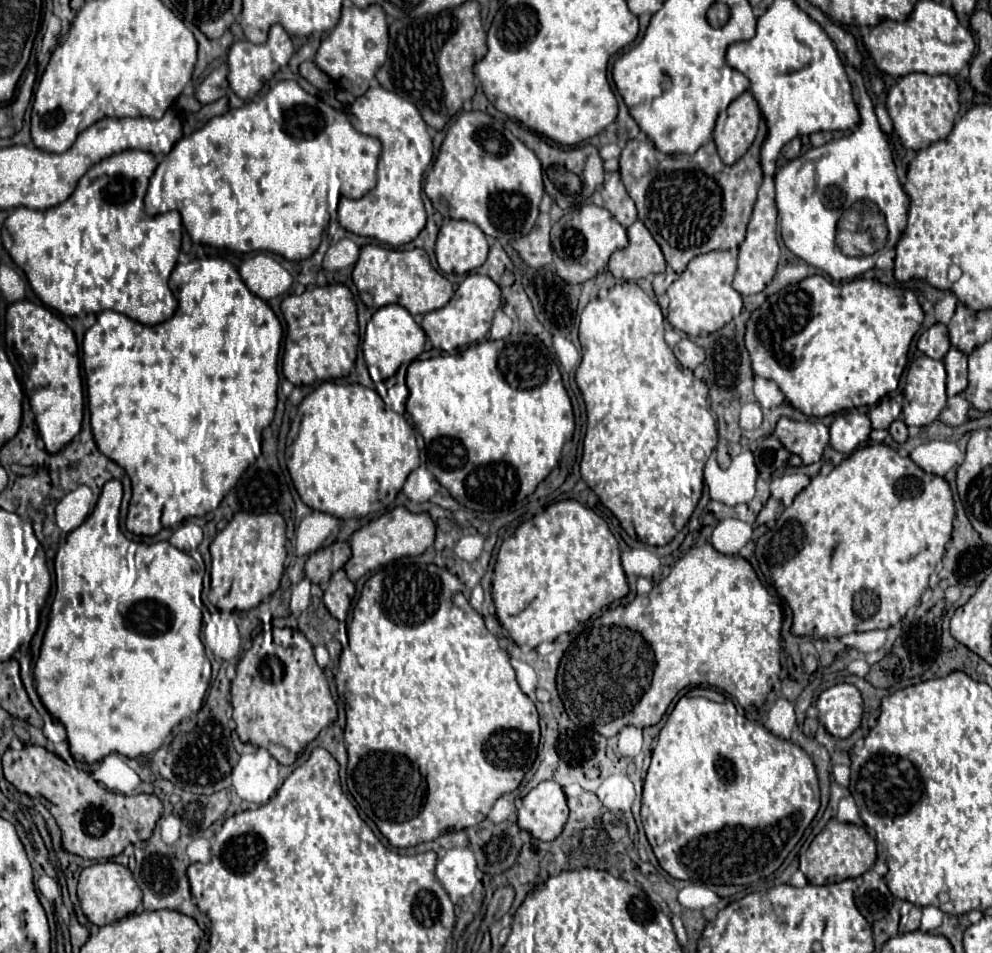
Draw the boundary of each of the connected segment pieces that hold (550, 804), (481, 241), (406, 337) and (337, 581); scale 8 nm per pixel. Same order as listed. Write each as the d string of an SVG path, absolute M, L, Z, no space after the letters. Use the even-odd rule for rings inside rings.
M542 781L518 809L518 825L540 841L554 841L568 819L564 789L556 781Z
M450 219L436 241L436 261L444 273L470 273L488 257L488 241L482 229L470 221Z
M386 305L374 313L366 326L362 351L367 368L378 369L382 379L392 377L400 365L412 363L424 351L426 335L402 305Z
M344 569L336 571L324 591L324 603L332 613L332 617L336 617L338 621L344 621L350 611L352 597L354 597L354 583L346 577Z

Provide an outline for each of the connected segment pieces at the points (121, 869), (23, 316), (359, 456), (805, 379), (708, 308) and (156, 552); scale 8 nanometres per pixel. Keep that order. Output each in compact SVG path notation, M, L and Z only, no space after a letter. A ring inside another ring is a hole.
M106 861L106 863L90 865L80 873L78 899L80 899L82 911L88 917L88 921L102 927L102 925L108 925L112 921L118 921L118 919L134 913L138 909L138 905L142 903L142 891L138 887L138 883L134 881L128 867Z
M16 301L6 311L5 342L17 349L24 376L34 385L30 391L30 405L46 449L54 453L70 443L82 426L84 393L79 346L74 333L48 307L34 305L30 301Z
M324 381L298 405L286 439L286 467L300 499L314 511L330 513L338 519L364 517L394 503L410 471L418 467L418 447L407 419L390 411L374 389L362 385L342 385Z
M812 275L766 297L762 307L758 307L748 321L746 349L750 349L754 373L776 381L790 405L804 415L826 417L852 407L874 405L886 393L894 391L908 363L912 337L922 321L924 311L914 289L882 285L874 279L832 283L822 275Z
M710 251L694 257L686 271L670 285L668 297L668 323L690 337L710 335L730 323L742 311L742 295L732 289L732 277L736 273L736 255L732 251Z
M108 481L98 497L98 503L90 517L74 529L74 533L67 536L55 557L55 584L56 593L50 609L50 623L44 633L40 657L34 667L34 679L36 679L36 691L44 703L44 707L50 711L52 717L56 717L68 733L68 745L70 753L78 763L96 763L108 753L120 753L124 757L138 757L152 753L162 747L164 739L170 735L170 731L180 725L184 719L194 717L204 703L204 695L210 685L210 661L204 653L204 645L200 641L200 630L202 627L203 603L202 593L202 574L197 562L184 551L172 547L168 541L160 543L134 543L128 541L122 531L118 529L118 509L122 501L122 483L120 481Z

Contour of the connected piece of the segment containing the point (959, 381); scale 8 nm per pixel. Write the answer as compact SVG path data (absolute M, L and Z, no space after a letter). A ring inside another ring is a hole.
M952 347L944 357L944 367L946 367L946 375L948 375L948 379L946 379L948 397L962 393L968 385L968 355L962 353L960 349Z

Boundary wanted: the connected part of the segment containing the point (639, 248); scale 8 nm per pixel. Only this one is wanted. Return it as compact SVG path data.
M642 221L628 227L628 241L628 247L612 253L608 261L608 271L616 279L638 281L652 273L666 271L664 255Z

